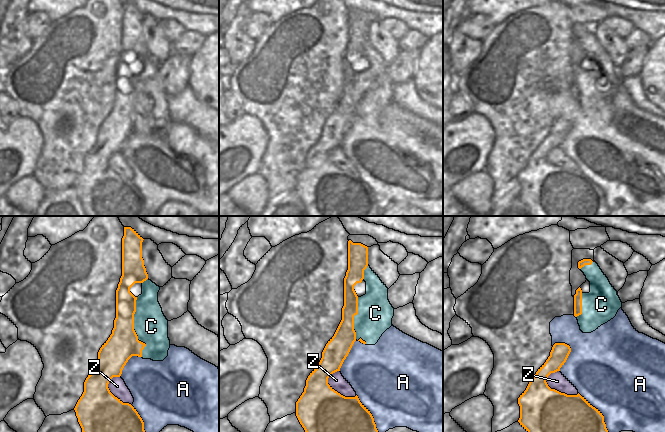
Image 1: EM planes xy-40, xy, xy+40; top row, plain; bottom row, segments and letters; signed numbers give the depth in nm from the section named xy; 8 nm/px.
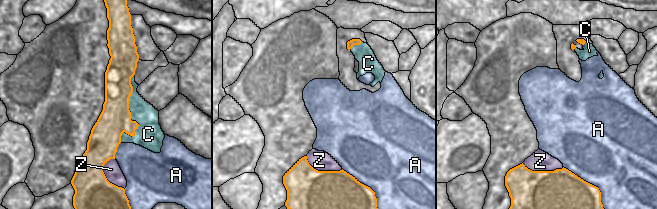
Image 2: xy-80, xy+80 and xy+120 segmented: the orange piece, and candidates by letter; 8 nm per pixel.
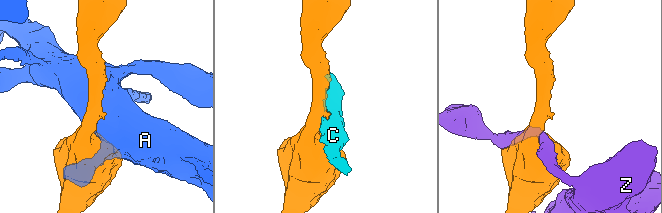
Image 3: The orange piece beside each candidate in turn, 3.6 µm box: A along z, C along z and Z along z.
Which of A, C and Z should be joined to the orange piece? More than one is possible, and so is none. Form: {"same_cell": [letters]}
{"same_cell": []}

